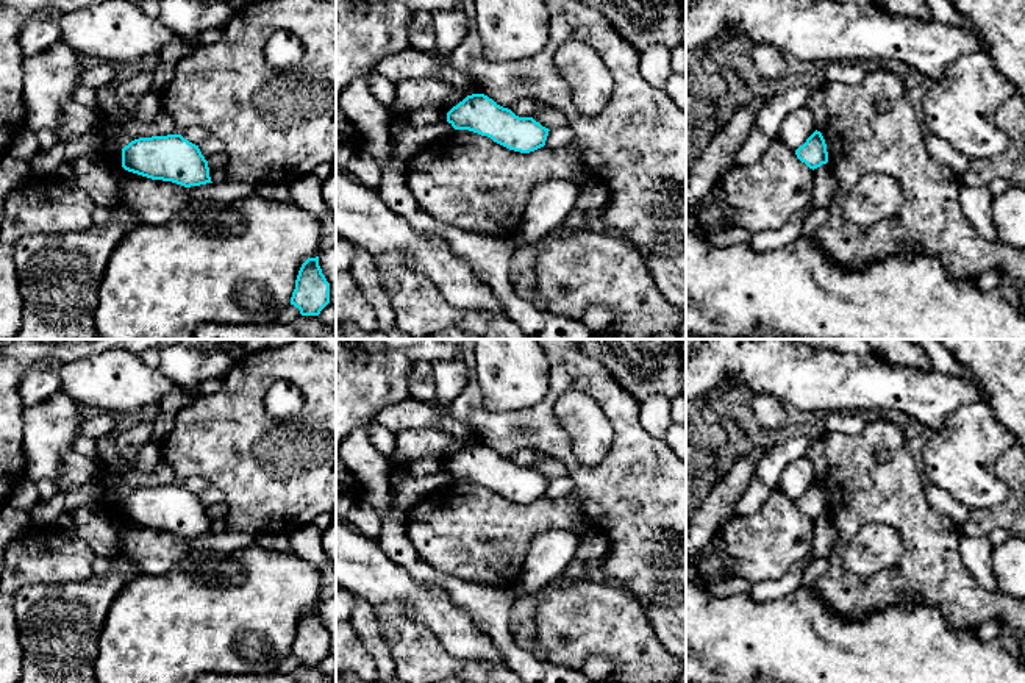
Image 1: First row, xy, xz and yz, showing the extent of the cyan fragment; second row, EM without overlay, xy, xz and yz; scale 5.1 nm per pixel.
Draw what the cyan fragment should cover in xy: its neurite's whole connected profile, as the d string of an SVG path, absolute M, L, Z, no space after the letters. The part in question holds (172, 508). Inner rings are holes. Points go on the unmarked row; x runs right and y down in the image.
M181 485L139 488L122 499L122 517L128 522L181 535L212 533L208 511L198 495Z

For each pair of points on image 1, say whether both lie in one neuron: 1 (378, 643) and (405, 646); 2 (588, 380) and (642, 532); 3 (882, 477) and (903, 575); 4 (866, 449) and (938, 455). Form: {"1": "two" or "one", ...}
{"1": "two", "2": "one", "3": "one", "4": "two"}

